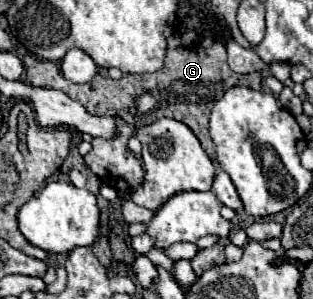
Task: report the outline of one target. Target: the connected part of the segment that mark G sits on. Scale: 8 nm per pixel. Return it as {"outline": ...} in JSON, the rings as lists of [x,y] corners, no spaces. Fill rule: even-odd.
{"outline":[[[214,43],[208,49],[186,49],[186,47],[180,47],[174,51],[170,49],[166,53],[164,67],[154,71],[154,73],[142,73],[142,75],[126,73],[118,81],[110,79],[110,77],[96,75],[92,81],[82,83],[82,85],[68,81],[56,69],[56,63],[52,63],[52,61],[36,59],[32,55],[26,55],[22,61],[26,65],[26,77],[28,77],[30,85],[60,89],[68,97],[74,97],[76,101],[82,99],[82,105],[84,105],[84,109],[88,109],[88,113],[108,115],[112,111],[134,127],[150,125],[152,121],[162,119],[162,117],[170,117],[170,119],[176,119],[176,121],[190,125],[190,129],[194,131],[194,135],[198,137],[200,145],[204,147],[204,151],[208,153],[208,157],[212,161],[216,157],[216,147],[214,147],[214,141],[210,137],[208,115],[212,111],[214,101],[224,95],[222,91],[236,87],[236,85],[244,85],[250,89],[262,87],[262,75],[260,73],[238,75],[228,67],[226,47],[222,43]]]}

